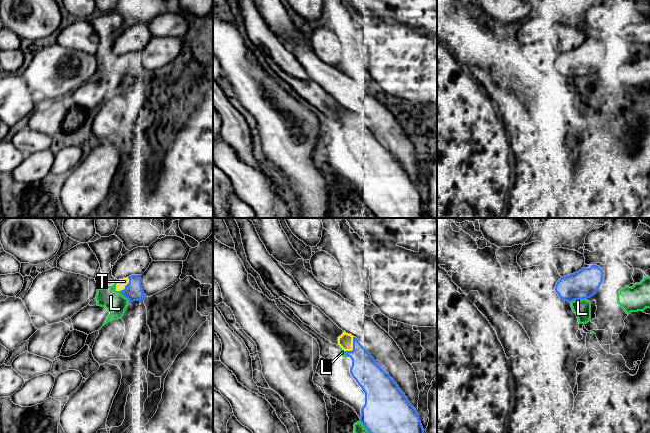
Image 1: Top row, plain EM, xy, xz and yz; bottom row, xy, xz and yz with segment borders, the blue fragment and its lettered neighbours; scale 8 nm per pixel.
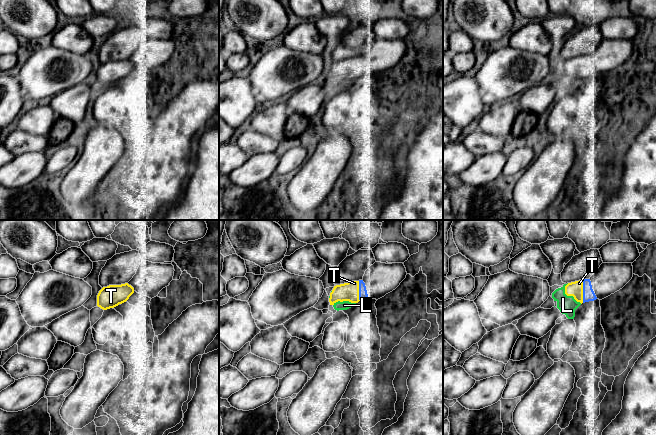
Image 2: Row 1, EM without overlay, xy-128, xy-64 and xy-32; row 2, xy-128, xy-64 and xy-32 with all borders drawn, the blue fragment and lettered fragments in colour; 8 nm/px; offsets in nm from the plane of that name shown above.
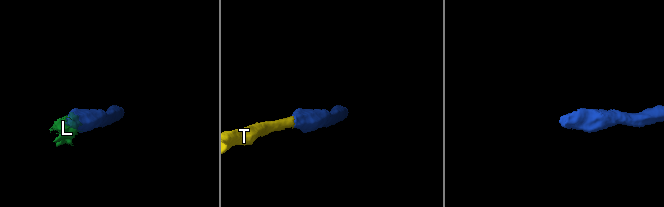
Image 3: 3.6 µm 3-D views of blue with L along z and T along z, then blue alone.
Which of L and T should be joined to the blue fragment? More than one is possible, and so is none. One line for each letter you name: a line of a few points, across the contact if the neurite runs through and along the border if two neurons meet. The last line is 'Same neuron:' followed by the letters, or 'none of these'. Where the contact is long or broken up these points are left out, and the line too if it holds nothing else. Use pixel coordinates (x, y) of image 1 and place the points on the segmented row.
Same neuron: T

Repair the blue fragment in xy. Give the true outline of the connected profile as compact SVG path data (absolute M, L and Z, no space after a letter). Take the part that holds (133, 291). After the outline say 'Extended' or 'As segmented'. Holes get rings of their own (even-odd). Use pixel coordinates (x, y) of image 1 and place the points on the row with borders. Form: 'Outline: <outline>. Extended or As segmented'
Outline: M131 275L127 278L119 279L116 284L116 291L119 291L127 298L129 303L146 298L141 286L140 275Z. Extended

